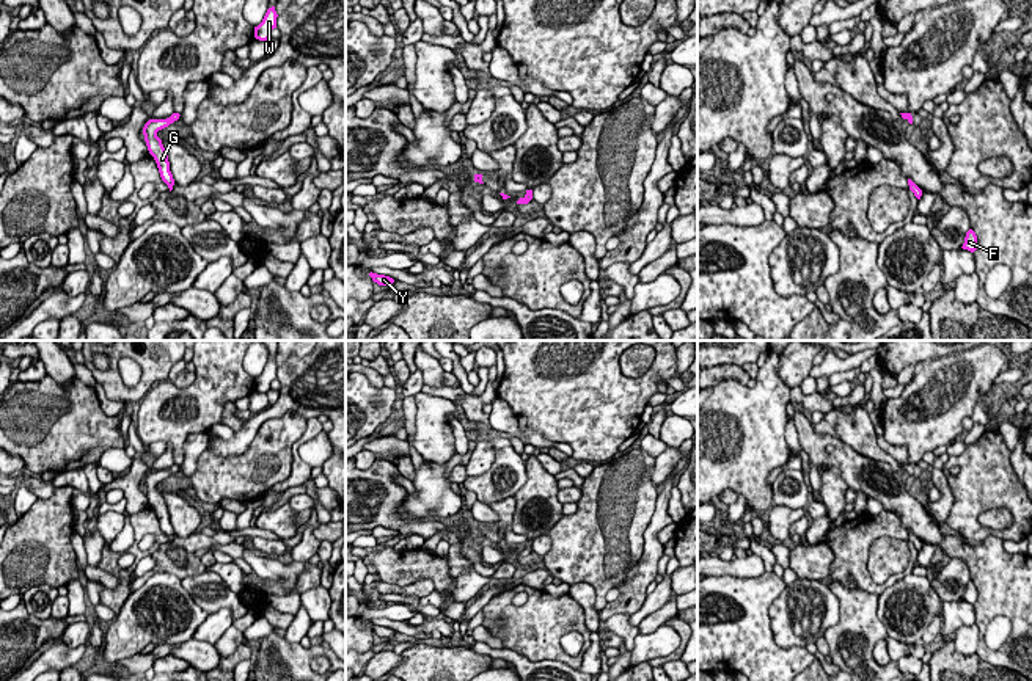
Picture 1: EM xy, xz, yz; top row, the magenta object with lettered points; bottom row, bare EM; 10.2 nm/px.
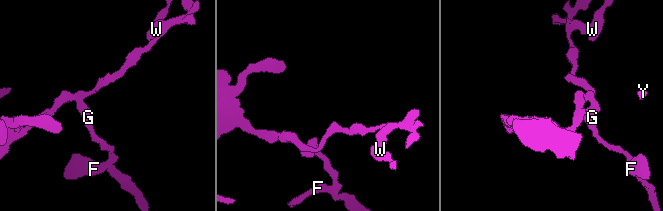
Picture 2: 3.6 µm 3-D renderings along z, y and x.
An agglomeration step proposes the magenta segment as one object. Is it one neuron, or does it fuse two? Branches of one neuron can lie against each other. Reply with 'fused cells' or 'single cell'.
single cell

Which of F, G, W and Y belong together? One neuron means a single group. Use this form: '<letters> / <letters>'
F G W Y

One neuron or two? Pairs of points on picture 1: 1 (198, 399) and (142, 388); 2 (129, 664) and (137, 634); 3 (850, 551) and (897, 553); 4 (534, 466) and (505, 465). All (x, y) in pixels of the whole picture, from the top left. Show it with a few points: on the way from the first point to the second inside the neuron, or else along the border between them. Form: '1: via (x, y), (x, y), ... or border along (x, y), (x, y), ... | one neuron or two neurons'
1: border along (150, 391), (142, 400) | two neurons
2: border along (139, 651), (112, 664) | two neurons
3: border along (907, 542), (872, 543), (875, 584) | two neurons
4: border along (525, 462), (525, 484), (512, 496) | two neurons

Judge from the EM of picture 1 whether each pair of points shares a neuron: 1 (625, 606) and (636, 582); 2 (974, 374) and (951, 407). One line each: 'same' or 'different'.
1: same
2: same

